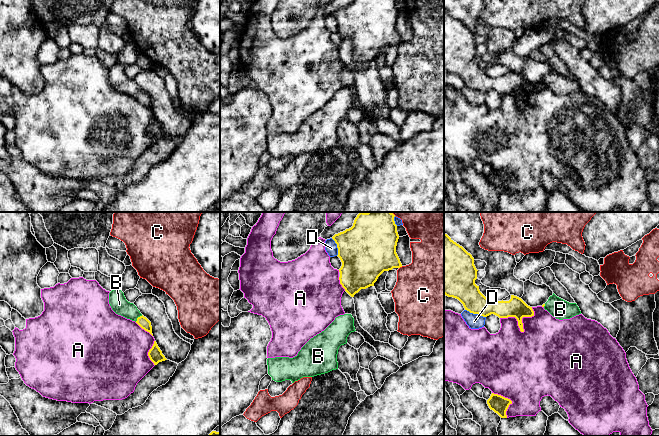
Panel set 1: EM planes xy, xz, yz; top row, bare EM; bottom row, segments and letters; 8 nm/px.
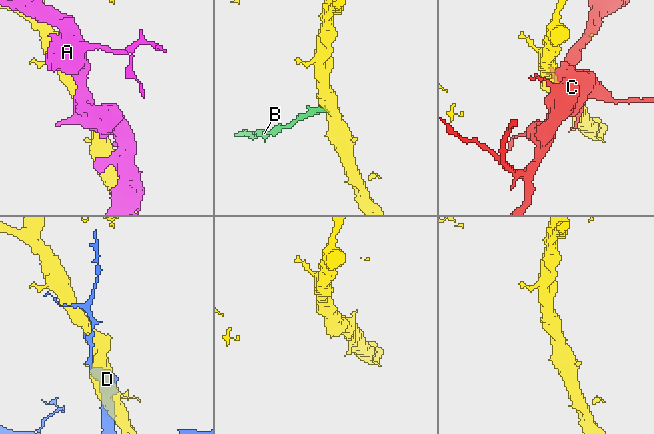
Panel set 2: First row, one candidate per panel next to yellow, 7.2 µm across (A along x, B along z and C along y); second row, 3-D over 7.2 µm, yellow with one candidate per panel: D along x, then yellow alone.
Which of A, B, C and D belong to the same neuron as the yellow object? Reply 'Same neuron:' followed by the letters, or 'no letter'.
Same neuron: B

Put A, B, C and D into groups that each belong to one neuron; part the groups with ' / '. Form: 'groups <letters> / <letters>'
groups A / B / C / D

